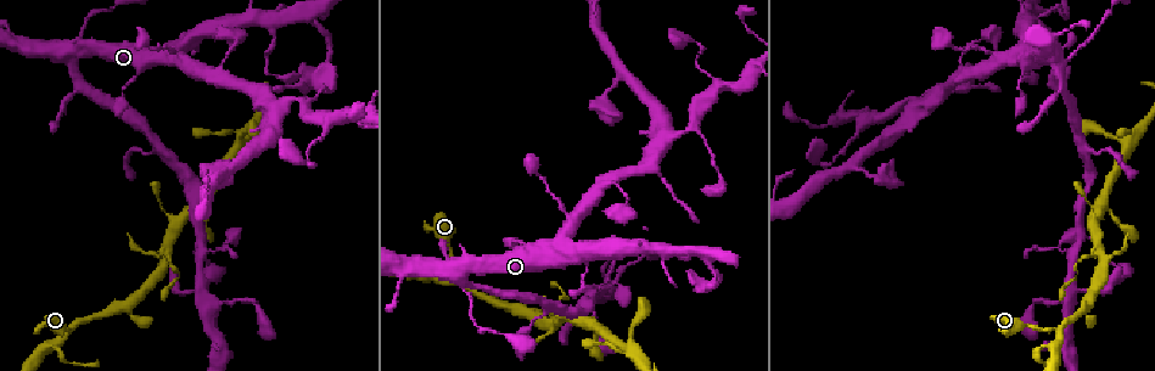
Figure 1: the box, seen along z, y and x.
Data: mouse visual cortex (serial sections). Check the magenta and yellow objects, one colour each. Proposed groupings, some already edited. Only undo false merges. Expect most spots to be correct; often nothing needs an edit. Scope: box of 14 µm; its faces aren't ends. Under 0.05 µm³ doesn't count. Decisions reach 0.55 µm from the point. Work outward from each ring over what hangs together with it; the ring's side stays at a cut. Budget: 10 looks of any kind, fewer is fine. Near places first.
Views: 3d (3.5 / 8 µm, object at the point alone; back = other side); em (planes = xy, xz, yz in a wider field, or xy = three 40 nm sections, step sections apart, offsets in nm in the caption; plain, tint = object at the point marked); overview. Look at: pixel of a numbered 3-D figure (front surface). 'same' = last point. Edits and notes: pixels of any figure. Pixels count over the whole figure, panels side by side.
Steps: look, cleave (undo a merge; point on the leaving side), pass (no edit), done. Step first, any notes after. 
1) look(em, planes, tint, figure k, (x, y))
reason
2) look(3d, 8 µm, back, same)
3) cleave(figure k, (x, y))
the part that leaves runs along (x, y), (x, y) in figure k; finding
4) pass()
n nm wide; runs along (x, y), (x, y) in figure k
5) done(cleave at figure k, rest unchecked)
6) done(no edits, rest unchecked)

look(3d, 3.5 µm, figure 1, (660, 250))
three arms meet

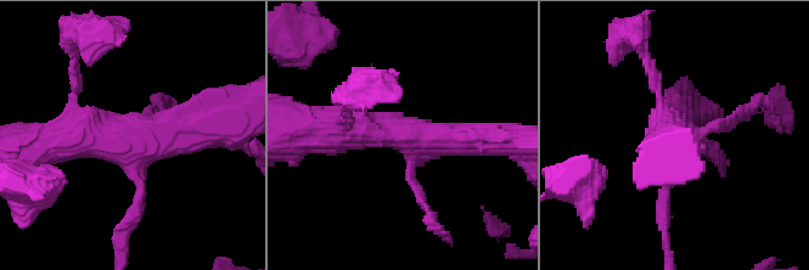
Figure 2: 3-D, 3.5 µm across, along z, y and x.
look(em, xy, step 3, tint, figure 2, (126, 140))
now the EM

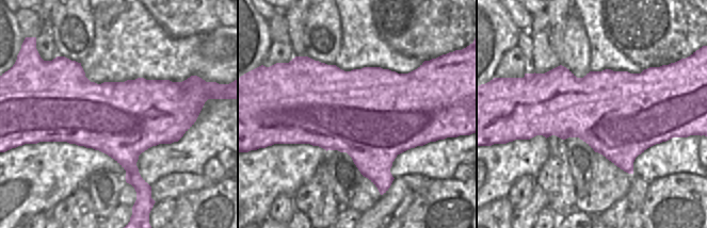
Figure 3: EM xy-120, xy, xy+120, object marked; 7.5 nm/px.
pass()
runs along (41, 144), (157, 140), (206, 124) in figure 2; all the same cell

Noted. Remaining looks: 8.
look(3d, 8 µm, figure 1, (712, 281))
sharp bend

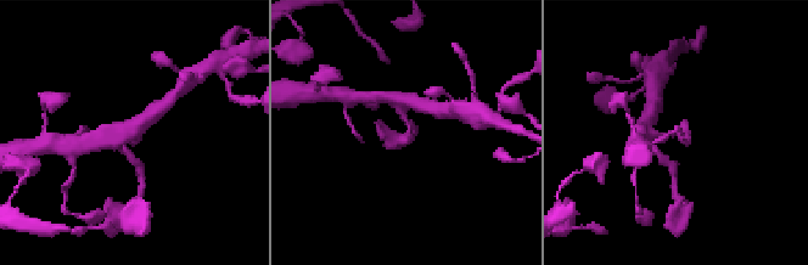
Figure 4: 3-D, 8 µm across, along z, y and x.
look(3d, 3.5 µm, figure 4, (676, 134))

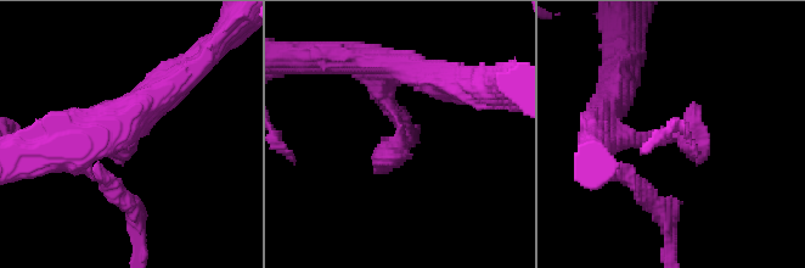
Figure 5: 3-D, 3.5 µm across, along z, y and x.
look(em, xy, step 5, tint, figure 5, (682, 137))

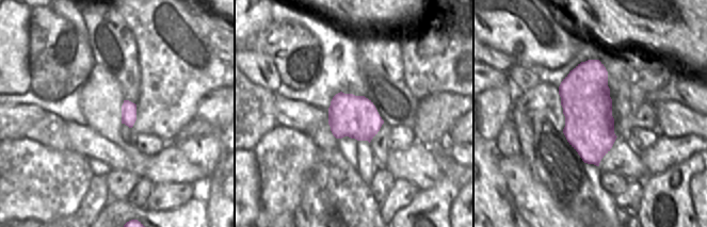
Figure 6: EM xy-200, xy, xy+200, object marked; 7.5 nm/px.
pass()
runs along (609, 138), (684, 138), (693, 104) in figure 5; one cell here

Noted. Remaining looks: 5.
look(3d, 3.5 µm, figure 1, (906, 99))
two arms in line, one across

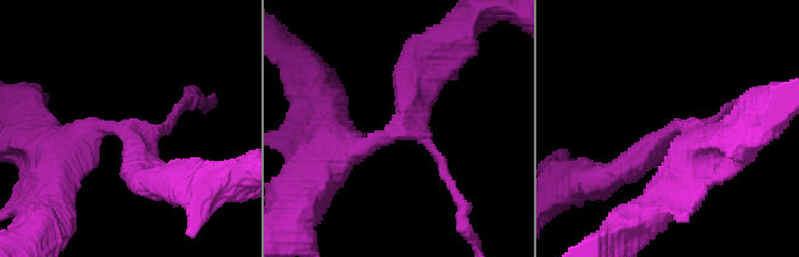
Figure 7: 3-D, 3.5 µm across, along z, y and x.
look(em, planes, tint, figure 7, (420, 131))
shape alone is not enough

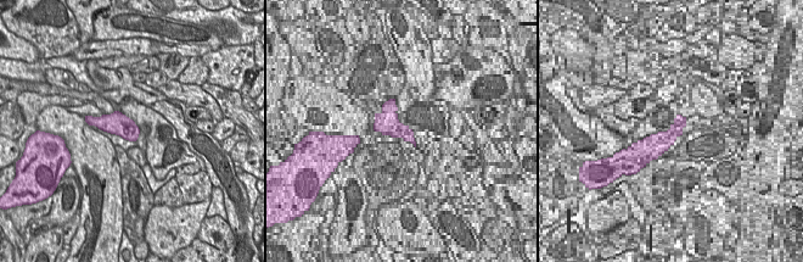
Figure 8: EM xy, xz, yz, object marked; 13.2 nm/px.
pass()
300 nm wide; runs along (349, 151), (401, 126), (428, 141), (454, 191) in figure 7; continuous, no second cell

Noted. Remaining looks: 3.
look(3d, 3.5 µm, figure 1, (1058, 331))

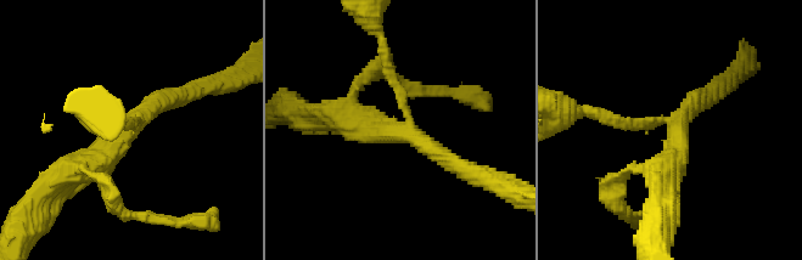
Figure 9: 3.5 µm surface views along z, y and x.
look(em, xy, step 5, tint, figure 9, (411, 129))
3 arms; arms of 150, 250, 350 nm

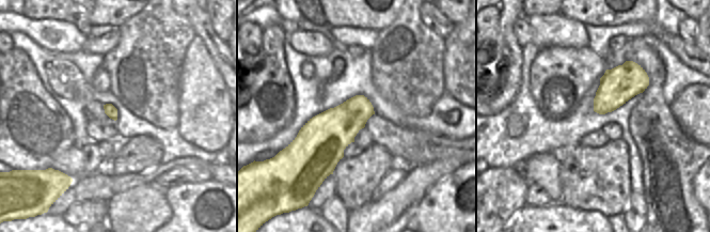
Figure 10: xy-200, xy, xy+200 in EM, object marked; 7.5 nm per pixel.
look(em, xy, step 1, tint, same)
cut it another way

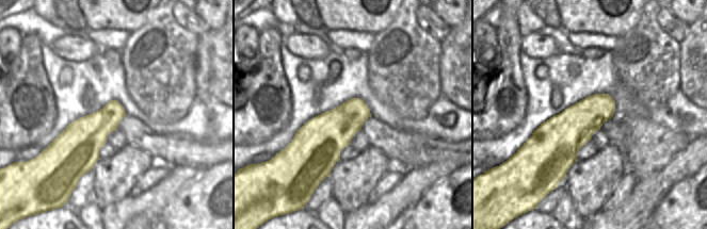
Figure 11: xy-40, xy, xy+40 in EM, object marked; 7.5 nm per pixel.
pass()
runs along (385, 58), (410, 133), (470, 173) in figure 9; all the same cell

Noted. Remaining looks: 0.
done(no edits, rest unchecked)

